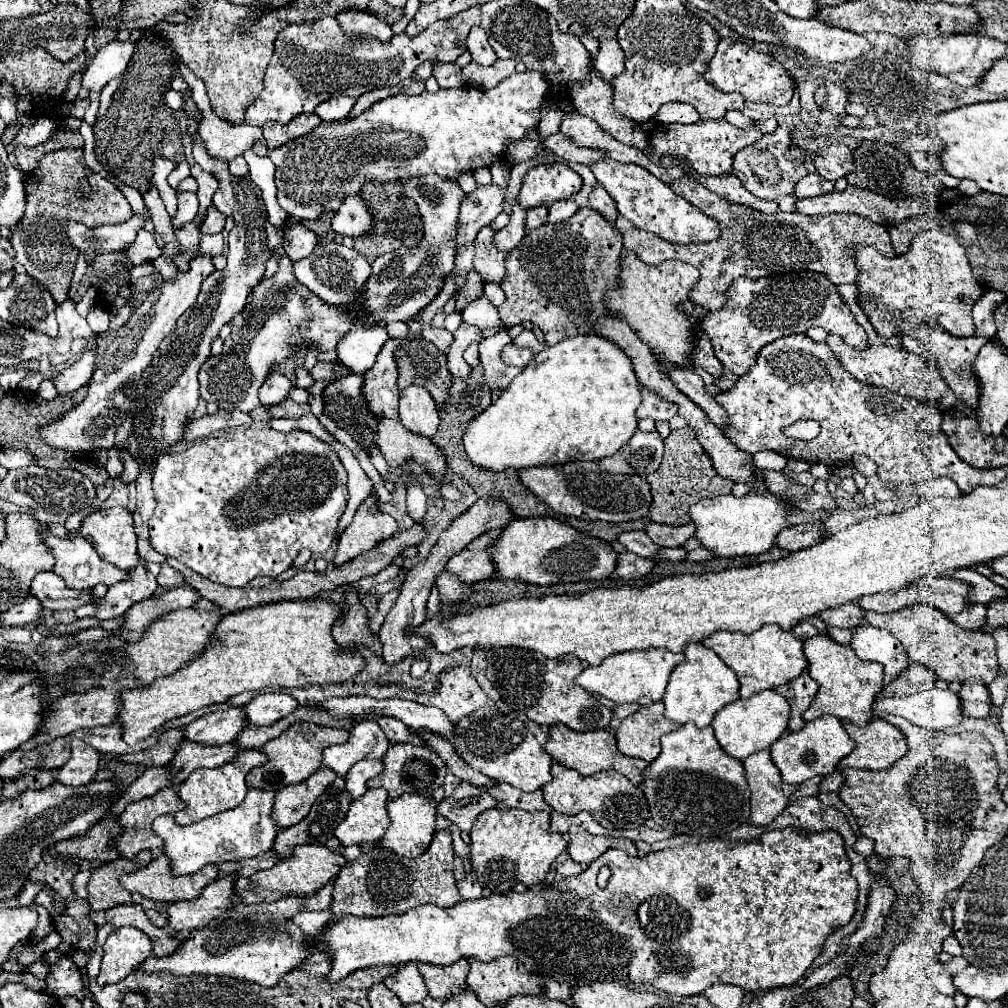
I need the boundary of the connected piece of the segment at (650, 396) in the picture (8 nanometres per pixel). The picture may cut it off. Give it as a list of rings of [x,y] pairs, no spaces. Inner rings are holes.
[[[641,387],[641,395],[643,395],[643,401],[637,409],[637,419],[649,417],[653,421],[669,421],[673,415],[677,415],[677,405],[661,399],[649,387]]]

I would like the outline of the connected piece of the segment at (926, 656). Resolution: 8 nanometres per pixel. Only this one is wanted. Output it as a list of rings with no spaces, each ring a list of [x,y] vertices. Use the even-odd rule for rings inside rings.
[[[913,605],[911,609],[901,609],[899,613],[889,615],[867,611],[865,621],[877,629],[885,629],[895,635],[909,653],[911,663],[923,663],[933,667],[947,683],[979,681],[983,685],[989,685],[997,677],[997,653],[993,635],[957,627],[949,621],[949,617],[943,617],[943,613],[931,609],[931,605]]]

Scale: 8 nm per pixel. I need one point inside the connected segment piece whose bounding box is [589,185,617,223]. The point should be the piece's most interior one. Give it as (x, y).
(599, 200)

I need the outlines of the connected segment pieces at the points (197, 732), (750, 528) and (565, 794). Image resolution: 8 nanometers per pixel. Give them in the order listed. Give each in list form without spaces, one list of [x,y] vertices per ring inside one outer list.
[[[229,707],[199,717],[197,721],[181,727],[187,741],[199,745],[225,745],[231,743],[247,725],[243,725],[241,707]]]
[[[747,493],[743,497],[735,495],[713,495],[691,507],[691,519],[697,525],[695,537],[703,547],[711,549],[717,557],[737,557],[737,555],[759,555],[775,547],[775,537],[779,531],[791,527],[787,517],[791,511],[785,505],[793,505],[791,499],[783,499],[773,493]]]
[[[553,763],[551,775],[553,779],[543,787],[543,799],[559,813],[577,815],[579,811],[589,811],[605,829],[631,829],[643,825],[649,819],[649,805],[641,787],[635,787],[625,775],[617,771],[603,771],[585,777],[573,769],[563,767],[561,763]]]

